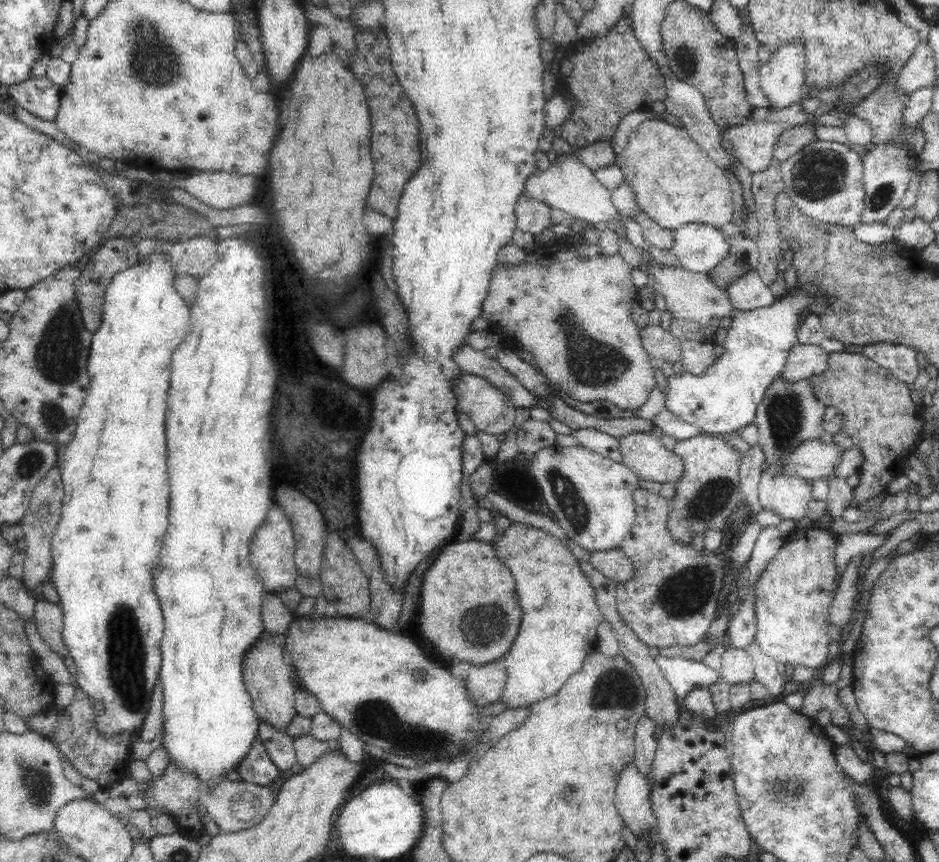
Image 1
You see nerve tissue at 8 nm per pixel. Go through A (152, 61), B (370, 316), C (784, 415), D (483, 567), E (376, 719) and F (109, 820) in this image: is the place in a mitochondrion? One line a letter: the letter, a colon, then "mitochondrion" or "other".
A: mitochondrion
B: other
C: mitochondrion
D: other
E: mitochondrion
F: other

